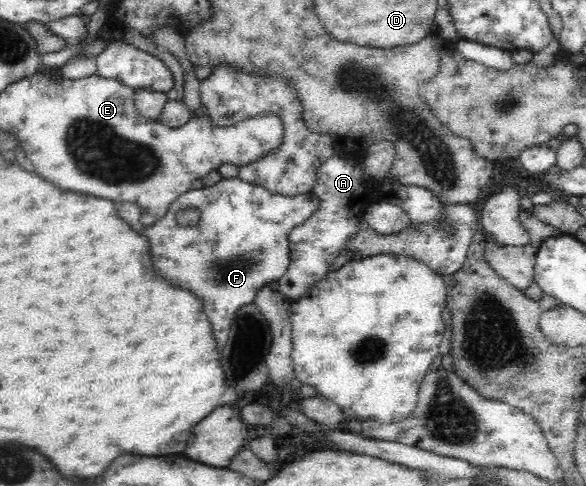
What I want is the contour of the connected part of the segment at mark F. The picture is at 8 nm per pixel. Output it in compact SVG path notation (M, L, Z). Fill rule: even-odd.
M236 176L222 178L212 186L188 190L172 202L168 211L158 221L154 221L148 227L142 225L141 207L138 205L132 202L121 202L116 209L118 209L118 215L136 233L150 239L154 269L172 285L188 289L204 301L203 313L211 323L215 343L221 351L228 339L228 329L236 311L242 306L253 303L260 287L279 280L286 273L290 262L290 231L300 223L306 222L306 219L318 210L318 196L312 191L295 196L278 195L253 183L242 181ZM186 208L198 210L200 219L196 225L180 225L176 221L176 214Z

